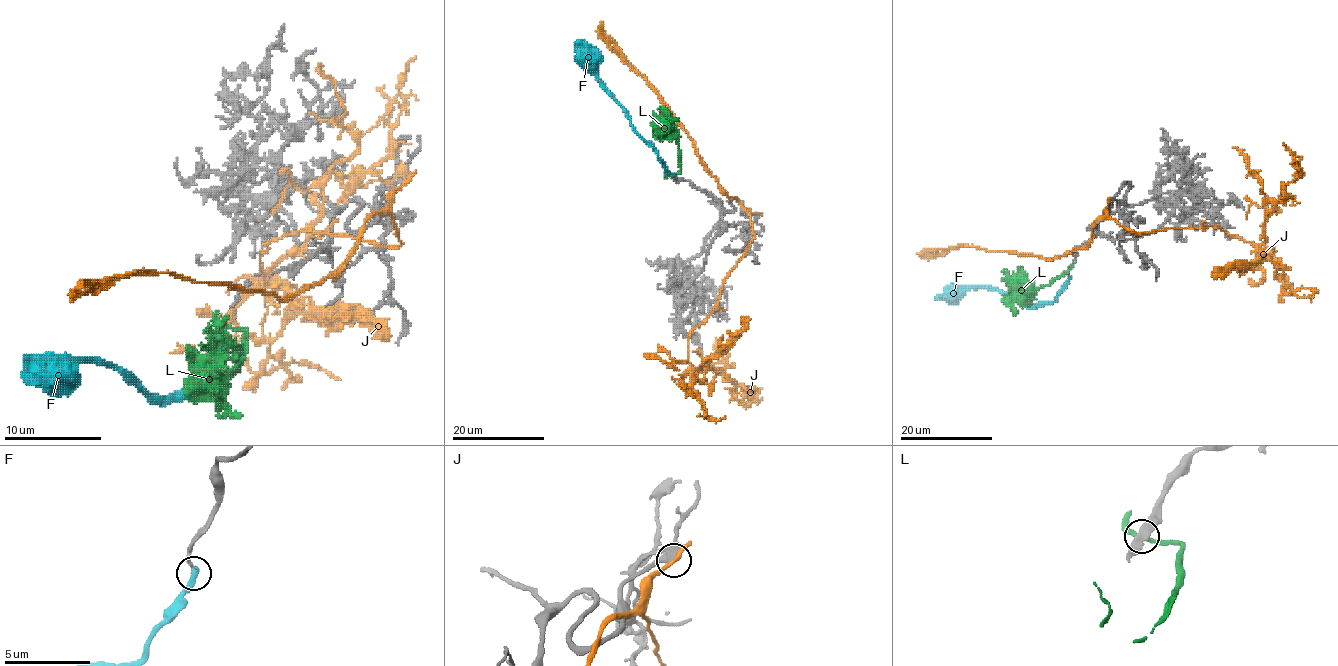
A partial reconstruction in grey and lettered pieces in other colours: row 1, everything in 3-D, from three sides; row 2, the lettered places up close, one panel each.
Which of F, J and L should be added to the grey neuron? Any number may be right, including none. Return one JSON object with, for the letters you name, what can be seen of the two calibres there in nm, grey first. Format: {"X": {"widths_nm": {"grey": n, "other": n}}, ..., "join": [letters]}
{"F": {"widths_nm": {"grey": 240, "other": 280}}, "join": ["F"]}

